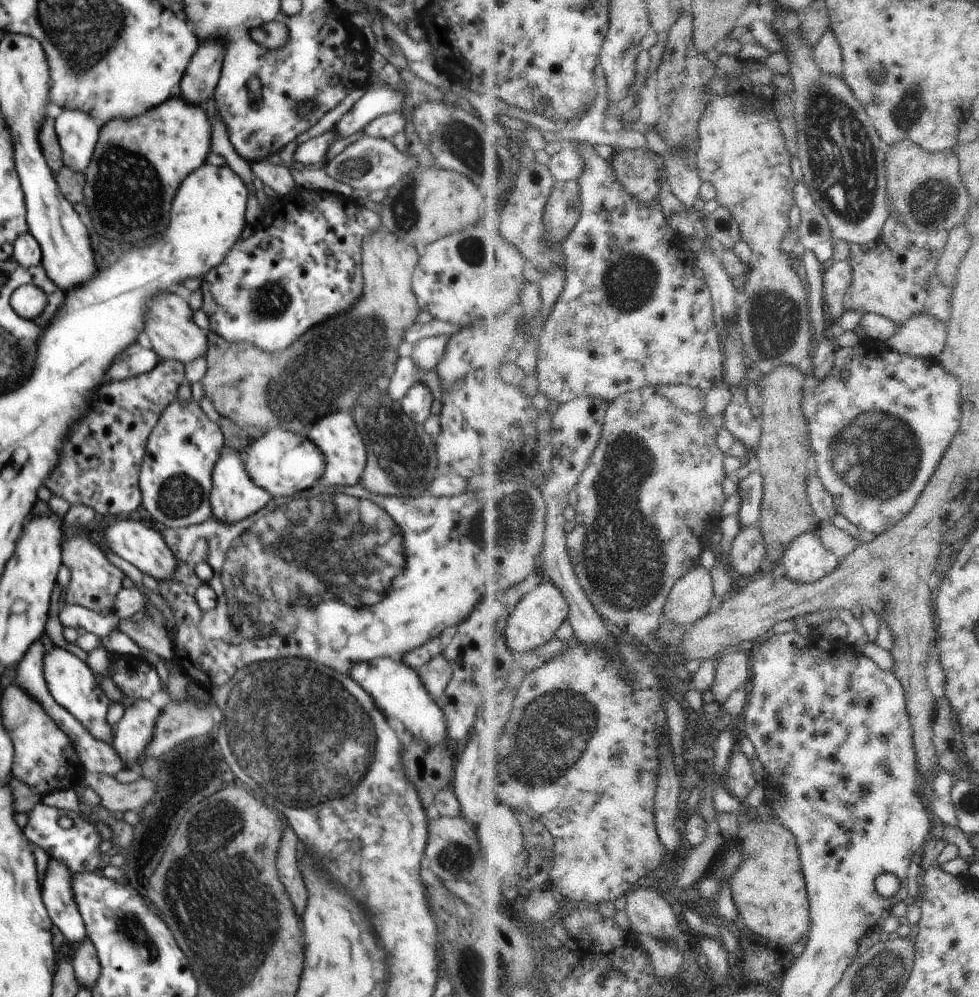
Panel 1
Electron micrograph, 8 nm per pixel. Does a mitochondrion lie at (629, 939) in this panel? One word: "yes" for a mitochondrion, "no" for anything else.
no

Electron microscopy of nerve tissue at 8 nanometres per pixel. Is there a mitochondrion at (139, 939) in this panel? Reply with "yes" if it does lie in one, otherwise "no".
yes

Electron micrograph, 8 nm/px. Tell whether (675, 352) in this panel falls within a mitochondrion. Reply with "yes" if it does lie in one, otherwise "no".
no

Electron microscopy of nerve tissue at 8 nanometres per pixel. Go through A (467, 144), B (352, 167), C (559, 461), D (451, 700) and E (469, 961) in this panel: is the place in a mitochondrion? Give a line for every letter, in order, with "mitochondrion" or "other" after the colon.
A: mitochondrion
B: mitochondrion
C: other
D: other
E: mitochondrion

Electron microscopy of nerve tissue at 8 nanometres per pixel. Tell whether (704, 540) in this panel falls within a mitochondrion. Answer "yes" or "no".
no

